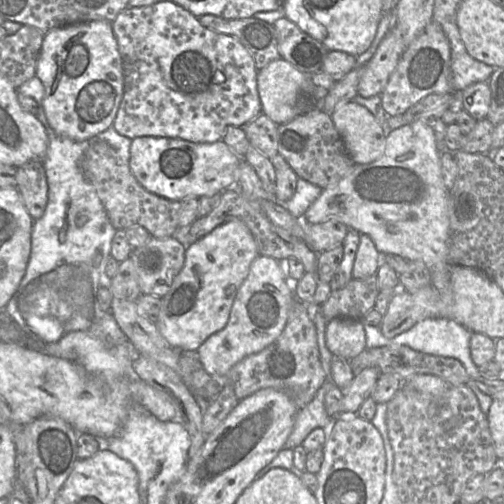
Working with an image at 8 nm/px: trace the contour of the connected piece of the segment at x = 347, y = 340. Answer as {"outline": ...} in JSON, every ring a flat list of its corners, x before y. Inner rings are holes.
{"outline":[[332,319,327,324,325,338,332,354,346,361,350,361,367,348,362,320]]}

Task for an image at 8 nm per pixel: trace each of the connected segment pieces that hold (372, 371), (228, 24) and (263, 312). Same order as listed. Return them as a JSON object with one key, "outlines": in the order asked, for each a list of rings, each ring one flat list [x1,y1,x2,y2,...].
{"outlines":[[[366,368,356,374,351,384,341,389,344,395,341,414,357,414,362,403,371,397,379,377,376,368]],[[215,15,198,17,206,28,236,38,251,54,256,69,260,70,280,57,278,40,273,25,257,18,224,19]],[[258,255,238,289,226,326,209,336,197,350,204,369,213,377,226,379,236,363,273,343,285,328,294,300,293,286,280,261]]]}

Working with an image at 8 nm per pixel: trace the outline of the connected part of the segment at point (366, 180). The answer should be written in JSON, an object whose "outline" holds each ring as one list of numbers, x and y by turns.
{"outline":[[416,121,394,130,387,130,386,145,382,157,369,164,355,165,352,171,340,179,336,184,324,188,320,196,308,207,304,216,307,222,312,224,321,223,329,219,336,219,344,223,350,229,368,235,381,254,396,254,406,260,422,261,427,267,434,263,447,263,448,241,450,238,449,189,443,179,440,156,441,153,436,146,433,128,428,122]]}

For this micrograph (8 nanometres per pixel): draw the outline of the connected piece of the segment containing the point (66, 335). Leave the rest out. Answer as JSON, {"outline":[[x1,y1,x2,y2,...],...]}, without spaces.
{"outline":[[34,76,18,89,20,94,37,102,36,117,46,129,49,145,43,159,48,183,48,201,43,216,34,220,31,234,31,253,25,275,4,311,16,322,36,349,64,358,81,365,88,373,107,378,130,377,137,354,132,342,119,327,111,312,101,309,98,302,100,279,105,274,105,266,111,256,111,244,117,230,111,224,107,212,94,186,85,178,81,170,81,160,90,141,74,141,54,132,48,123,42,103,45,87]]}

